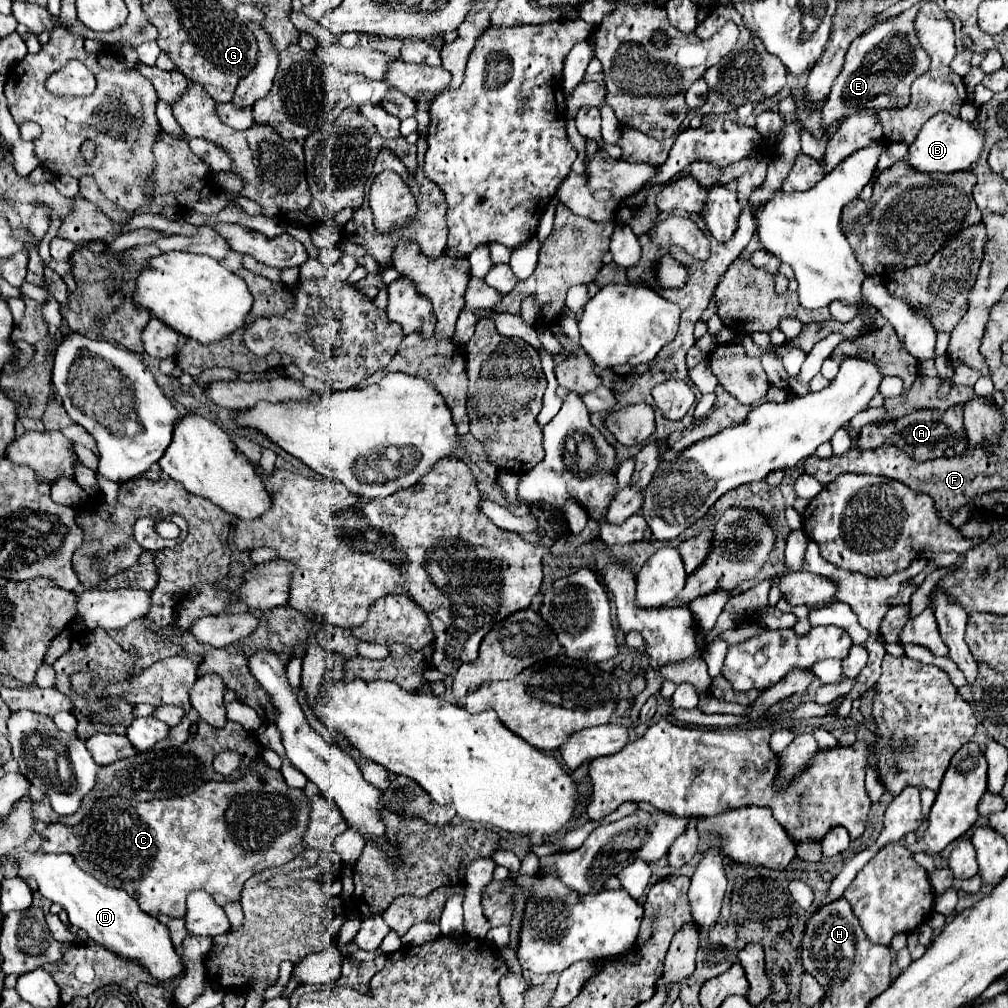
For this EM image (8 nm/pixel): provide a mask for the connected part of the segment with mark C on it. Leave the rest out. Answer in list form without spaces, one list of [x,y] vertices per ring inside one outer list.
[[[258,755],[250,769],[232,783],[206,781],[184,797],[152,799],[146,803],[110,797],[98,799],[90,813],[74,827],[52,823],[40,833],[44,853],[70,853],[80,869],[102,881],[104,885],[122,885],[126,893],[136,897],[142,911],[156,915],[158,911],[172,917],[184,917],[186,897],[196,889],[208,891],[214,901],[224,907],[240,901],[240,891],[248,877],[258,871],[282,867],[304,851],[302,837],[308,827],[310,807],[302,789],[290,789],[280,771],[268,767]]]

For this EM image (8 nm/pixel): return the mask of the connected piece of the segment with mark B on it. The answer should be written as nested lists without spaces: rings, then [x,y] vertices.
[[[936,113],[930,121],[924,123],[916,141],[908,147],[906,165],[918,173],[956,173],[968,171],[970,165],[980,157],[984,147],[984,135],[968,121],[960,117],[950,117],[948,113]]]

